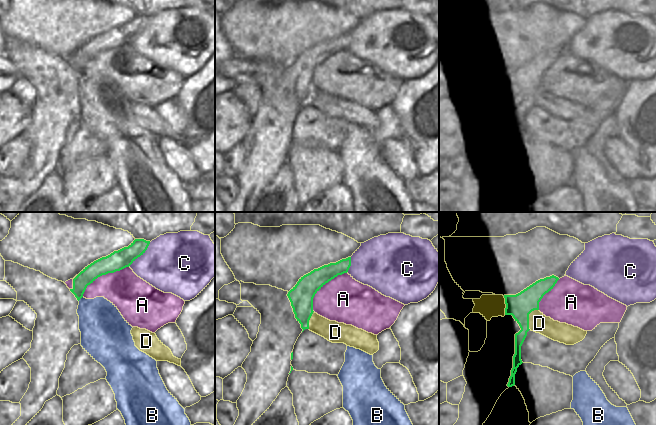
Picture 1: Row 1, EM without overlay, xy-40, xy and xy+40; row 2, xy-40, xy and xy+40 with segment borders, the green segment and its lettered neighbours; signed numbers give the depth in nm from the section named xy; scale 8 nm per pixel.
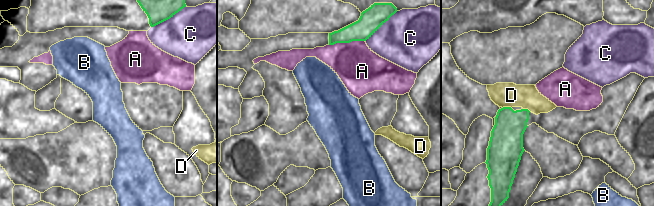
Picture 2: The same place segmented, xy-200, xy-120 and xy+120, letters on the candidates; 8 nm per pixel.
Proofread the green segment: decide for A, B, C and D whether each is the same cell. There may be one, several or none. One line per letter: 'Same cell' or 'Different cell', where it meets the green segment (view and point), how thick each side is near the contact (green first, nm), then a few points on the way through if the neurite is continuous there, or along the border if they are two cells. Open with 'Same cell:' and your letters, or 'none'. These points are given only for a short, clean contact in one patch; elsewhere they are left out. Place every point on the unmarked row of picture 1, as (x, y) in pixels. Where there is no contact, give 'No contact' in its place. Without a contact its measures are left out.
Same cell: none
A: Different cell. Touches green at xy-40 (102, 50). Thickness 160 nm (green) against 300 nm
B: Different cell. Touches green at xy-40 (80, 74). Thickness 120 nm (green) against 360 nm. Boundary: xy-40 (82, 72), (78, 76)
C: Different cell. Touches green at xy-40 (140, 31). Thickness 160 nm (green) against 440 nm
D: Different cell. Touches green at xy+40 (528, 93). Thickness 190 nm (green) against 160 nm. Boundary: xy+40 (538, 85), (534, 85), (529, 90), (529, 105).

